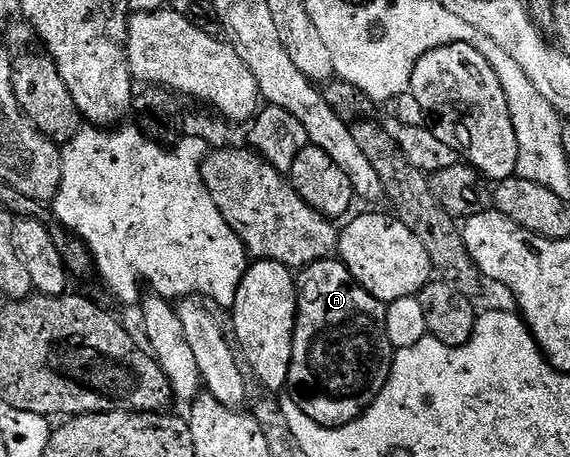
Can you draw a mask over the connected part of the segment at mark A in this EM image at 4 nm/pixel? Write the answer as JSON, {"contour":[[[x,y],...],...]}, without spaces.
{"contour":[[[333,257],[321,258],[319,262],[301,267],[296,285],[298,315],[294,321],[292,360],[286,381],[289,401],[294,403],[295,411],[314,422],[315,427],[346,426],[374,403],[390,375],[394,350],[386,335],[386,306],[351,276],[341,260]]]}

